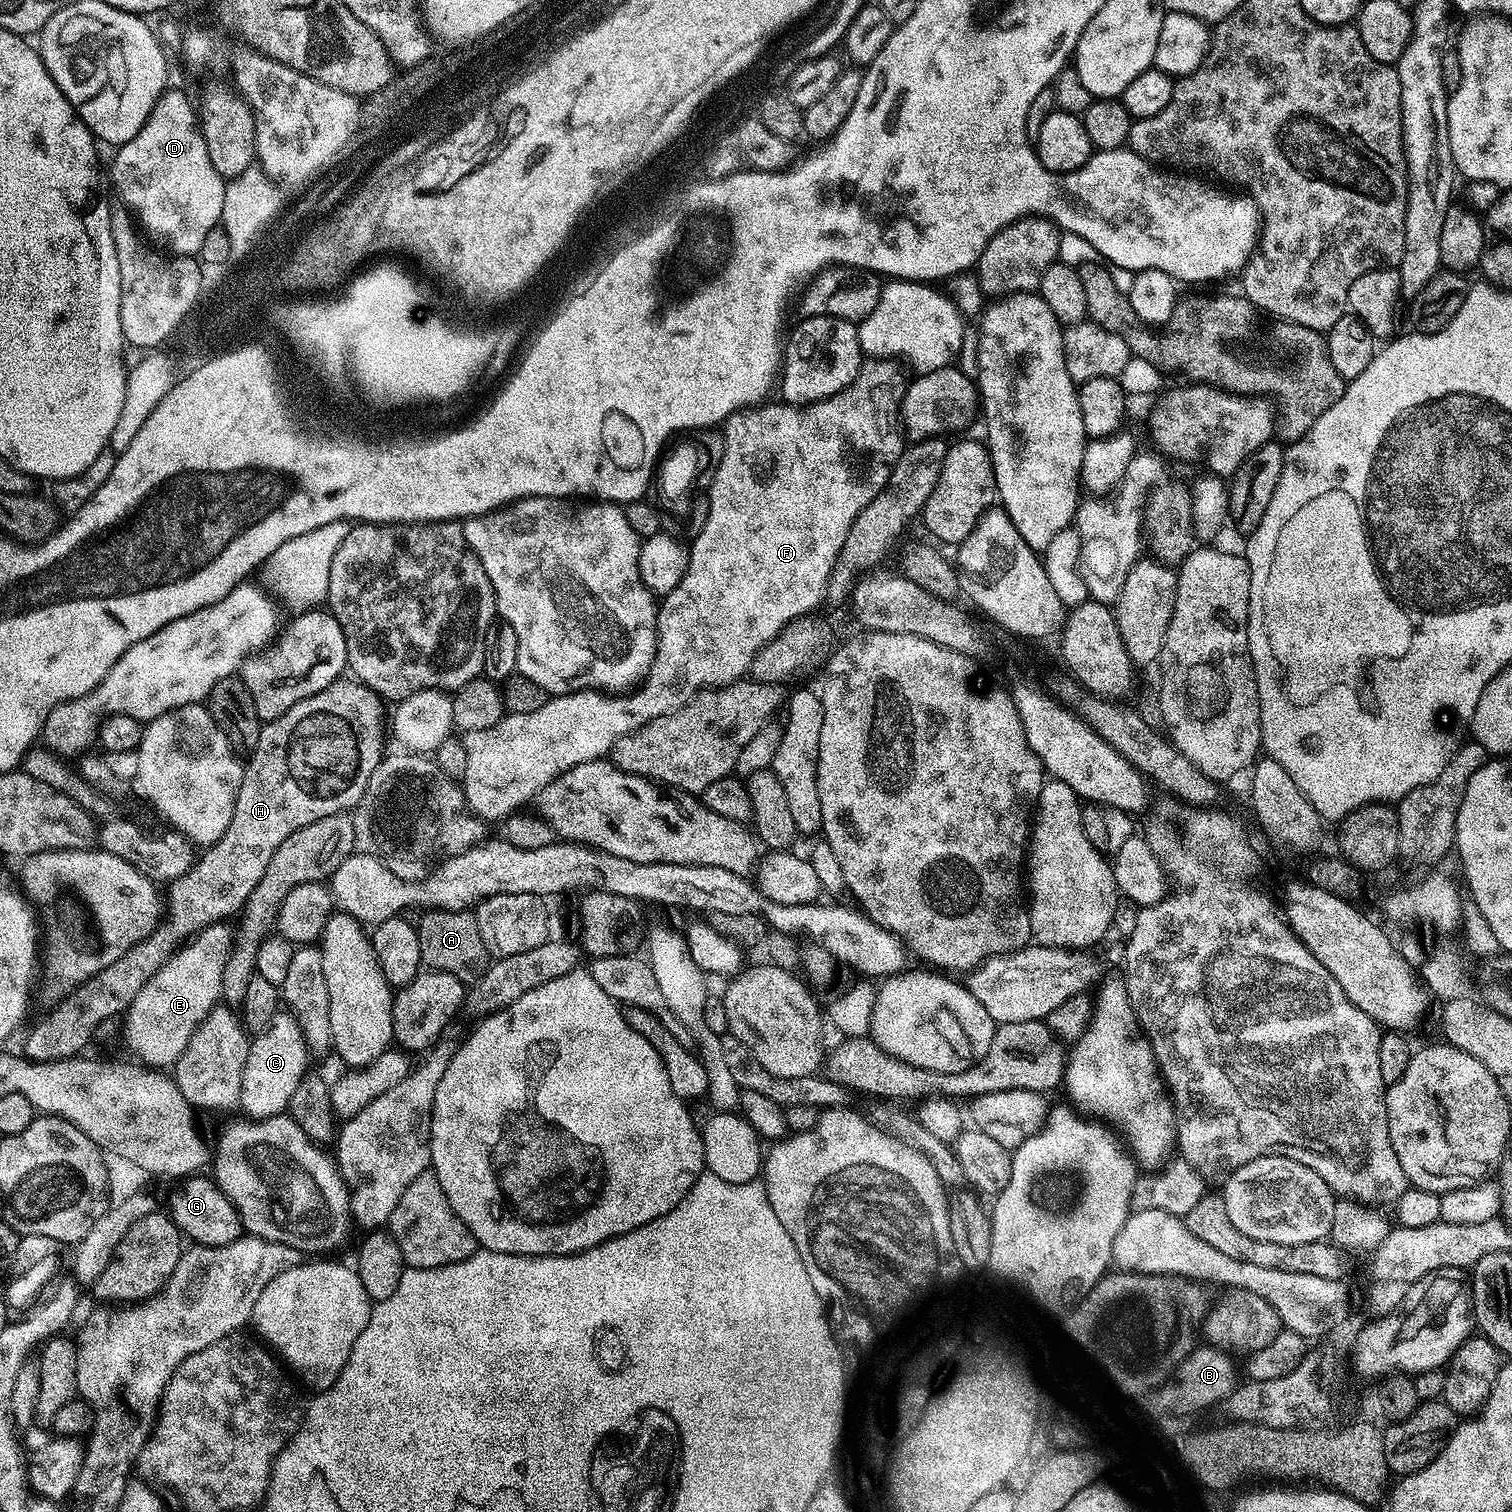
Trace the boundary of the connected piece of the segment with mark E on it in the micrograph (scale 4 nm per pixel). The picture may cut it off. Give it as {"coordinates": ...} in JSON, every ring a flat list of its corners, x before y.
{"coordinates":[[221,922,206,926,201,932,196,933,183,946,176,949,169,956,164,965,138,990,138,998,128,1007,124,1024,124,1035,128,1038,128,1044,135,1059,141,1065,152,1070,164,1070,175,1065,176,1059,186,1050,192,1035,198,1030,200,1023,210,1014,210,1010,217,1007,222,1000,222,974,226,970,226,964,232,954,234,945,233,929,228,929,227,923]]}

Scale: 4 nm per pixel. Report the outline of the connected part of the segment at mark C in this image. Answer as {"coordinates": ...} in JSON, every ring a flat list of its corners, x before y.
{"coordinates":[[287,1010,274,1014,270,1026,251,1037,242,1076,240,1104,247,1115,264,1120,289,1111,292,1095,309,1075,308,1054,310,1047,298,1022]]}

